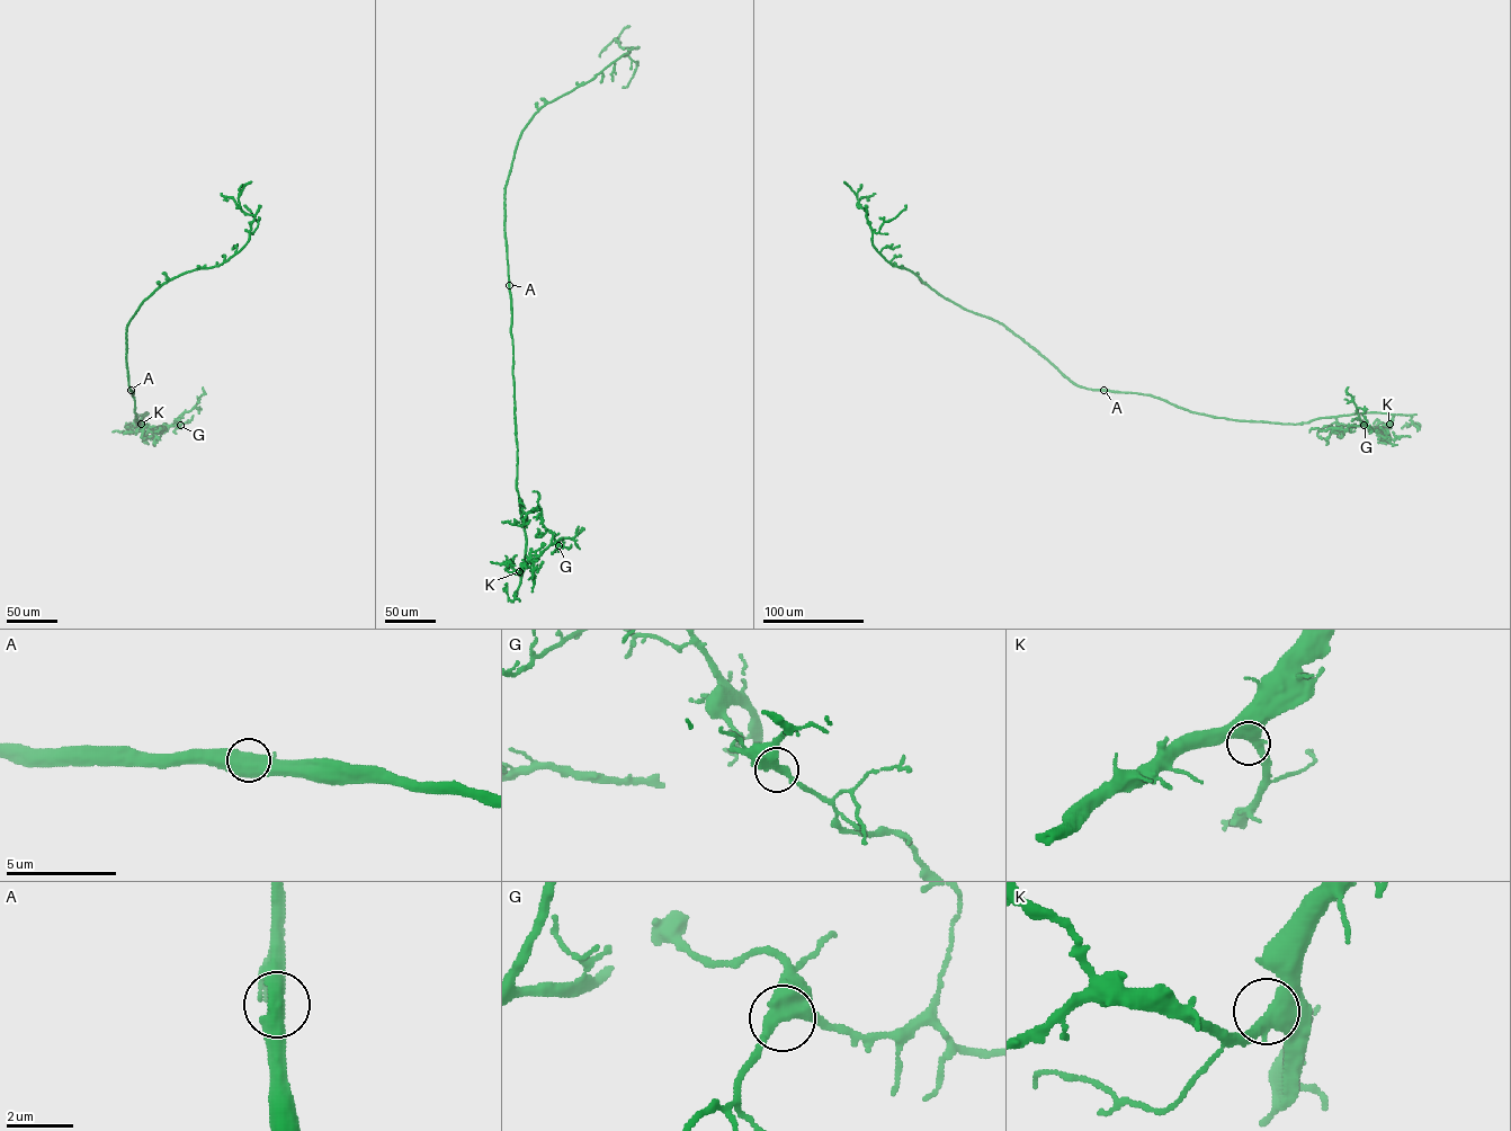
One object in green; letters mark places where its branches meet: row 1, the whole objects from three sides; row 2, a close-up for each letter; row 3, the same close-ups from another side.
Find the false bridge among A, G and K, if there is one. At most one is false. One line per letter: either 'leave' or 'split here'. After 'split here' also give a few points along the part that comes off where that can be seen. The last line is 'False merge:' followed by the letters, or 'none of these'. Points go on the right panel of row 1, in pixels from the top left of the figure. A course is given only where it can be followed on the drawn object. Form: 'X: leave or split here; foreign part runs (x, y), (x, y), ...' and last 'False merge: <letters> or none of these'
A: leave
G: leave
K: leave
False merge: none of these

